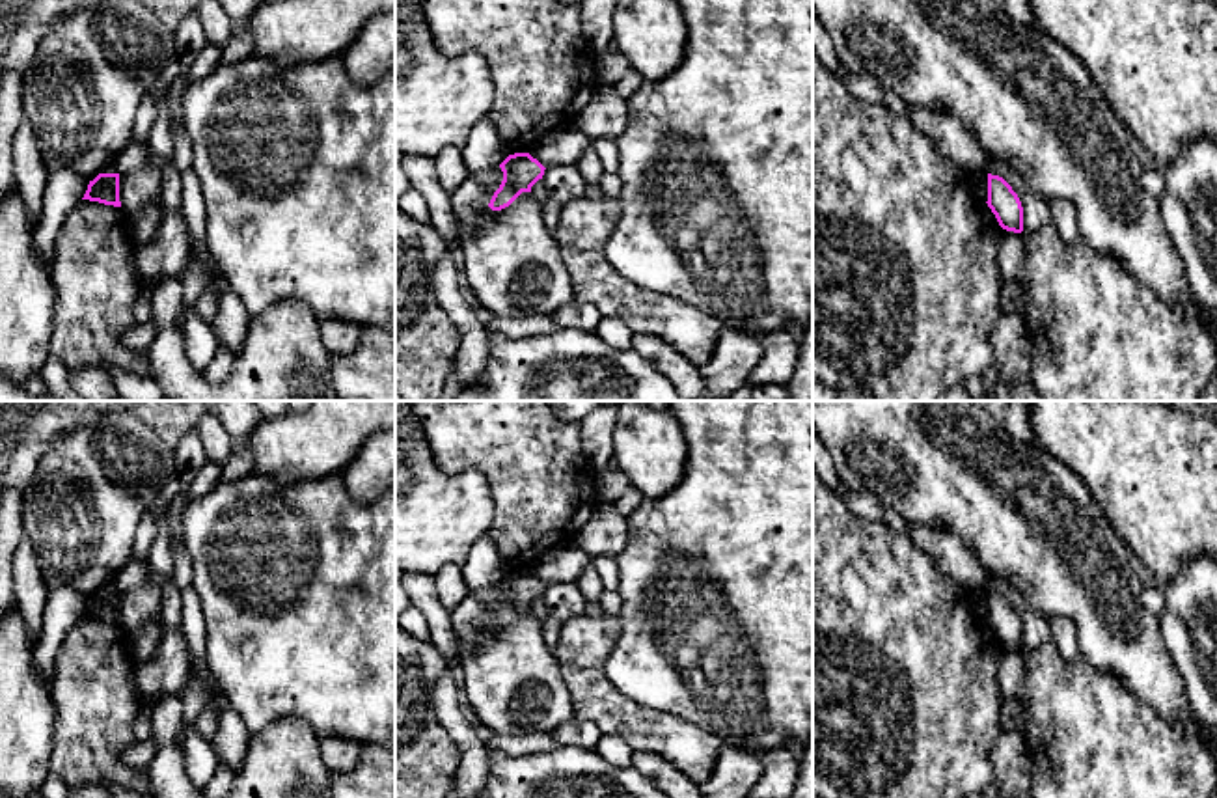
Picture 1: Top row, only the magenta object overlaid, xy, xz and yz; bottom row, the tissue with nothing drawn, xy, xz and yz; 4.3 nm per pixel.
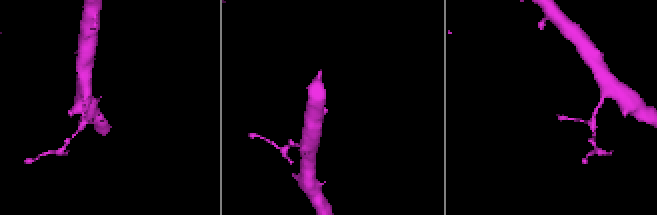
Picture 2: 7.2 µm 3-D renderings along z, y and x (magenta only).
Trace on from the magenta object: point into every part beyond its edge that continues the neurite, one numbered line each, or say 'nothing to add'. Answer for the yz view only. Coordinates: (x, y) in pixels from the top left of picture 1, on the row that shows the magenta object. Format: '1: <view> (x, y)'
nothing to add

